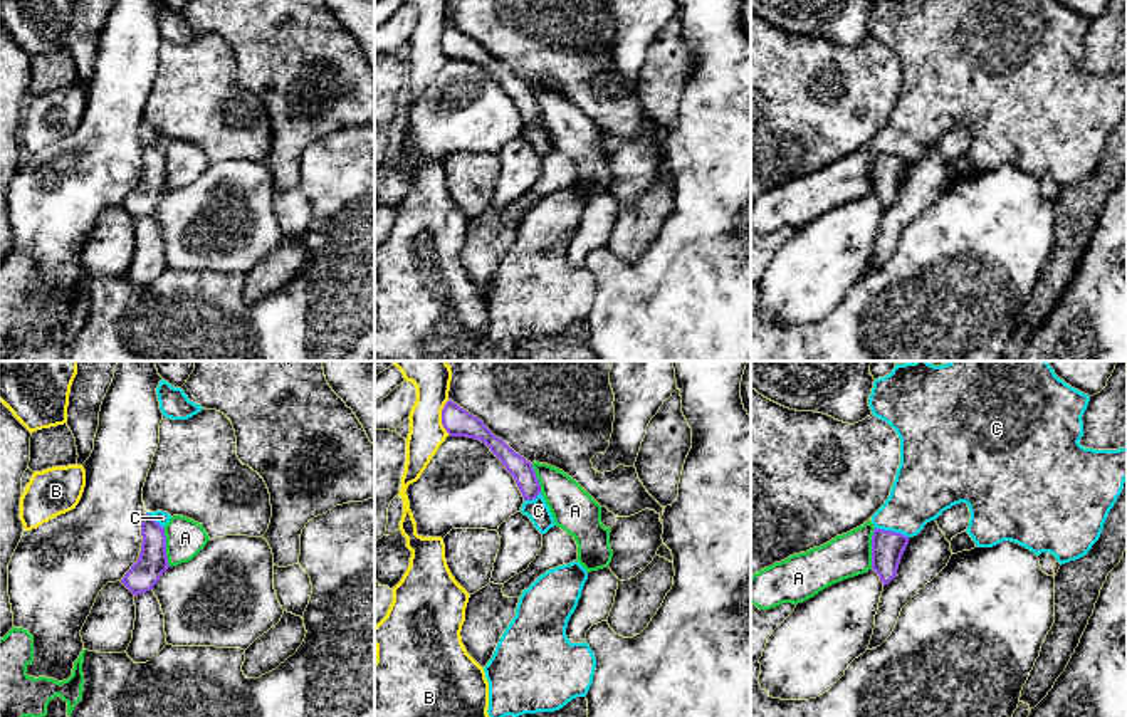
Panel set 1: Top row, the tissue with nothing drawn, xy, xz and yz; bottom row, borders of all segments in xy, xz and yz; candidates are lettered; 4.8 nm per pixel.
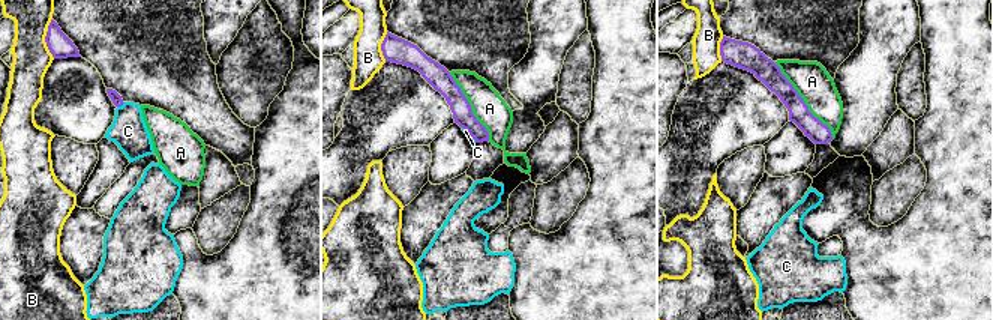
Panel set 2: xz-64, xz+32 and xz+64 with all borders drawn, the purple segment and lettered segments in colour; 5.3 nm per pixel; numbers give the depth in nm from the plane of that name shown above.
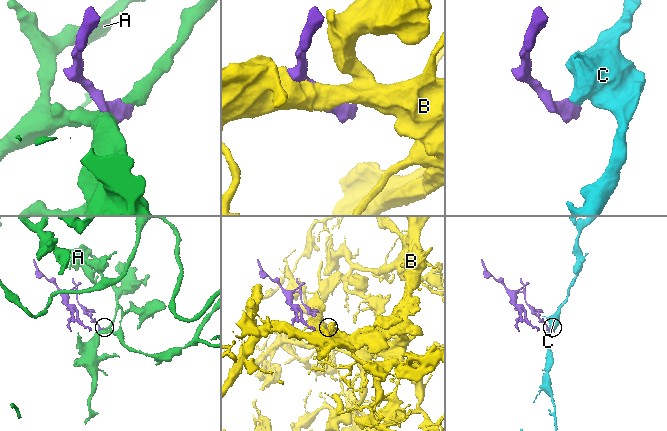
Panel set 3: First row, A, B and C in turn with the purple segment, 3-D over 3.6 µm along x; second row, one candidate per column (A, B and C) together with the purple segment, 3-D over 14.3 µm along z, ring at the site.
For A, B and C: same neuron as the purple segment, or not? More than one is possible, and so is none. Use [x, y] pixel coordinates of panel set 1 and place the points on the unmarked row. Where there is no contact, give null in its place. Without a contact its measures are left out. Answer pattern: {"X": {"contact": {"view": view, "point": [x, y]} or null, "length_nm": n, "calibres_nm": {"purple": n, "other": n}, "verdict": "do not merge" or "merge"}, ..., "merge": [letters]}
{"A": {"contact": {"view": "yz", "point": [872, 172]}, "length_nm": 200, "calibres_nm": {"purple": 160, "other": 200}, "verdict": "do not merge"}, "B": {"contact": {"view": "xz", "point": [442, 41]}, "length_nm": 170, "calibres_nm": {"purple": 140, "other": 170}, "verdict": "do not merge"}, "C": {"contact": {"view": "yz", "point": [892, 155]}, "length_nm": 170, "calibres_nm": {"purple": 160, "other": 280}, "verdict": "do not merge"}, "merge": []}

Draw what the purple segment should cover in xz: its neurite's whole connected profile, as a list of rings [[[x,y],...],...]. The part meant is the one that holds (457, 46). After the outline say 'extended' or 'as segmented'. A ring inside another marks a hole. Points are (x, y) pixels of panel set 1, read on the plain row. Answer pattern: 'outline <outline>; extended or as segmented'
outline [[[448,24],[442,34],[442,49],[450,60],[467,60],[485,67],[514,101],[524,124],[534,124],[541,118],[532,87],[495,60],[482,44]]]; as segmented

